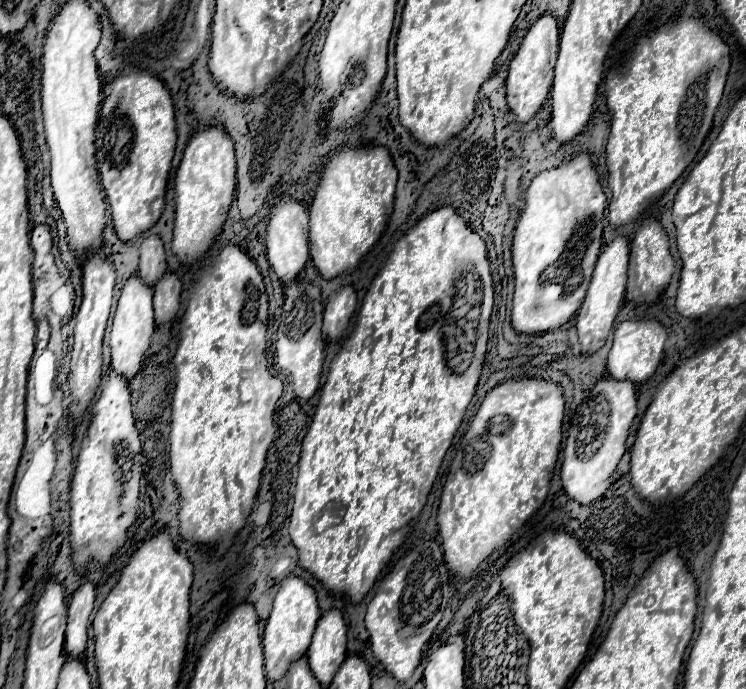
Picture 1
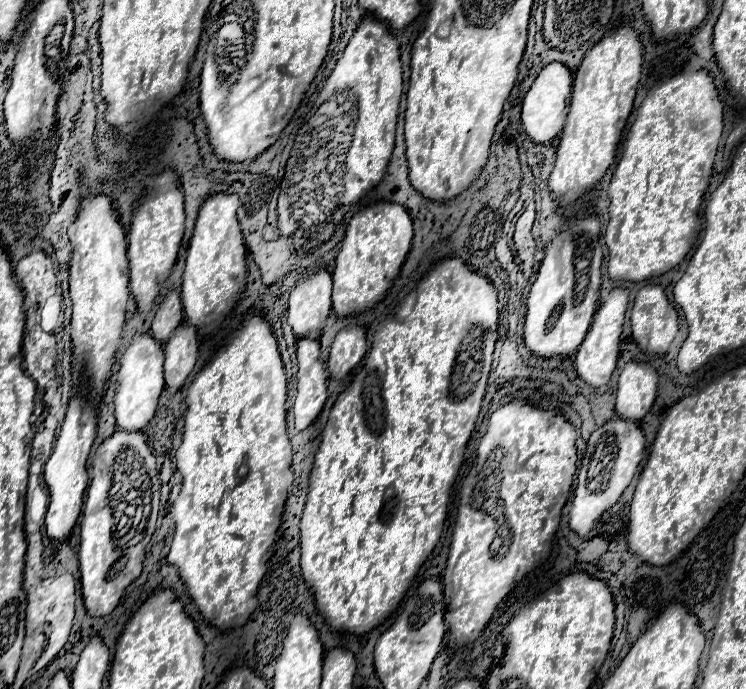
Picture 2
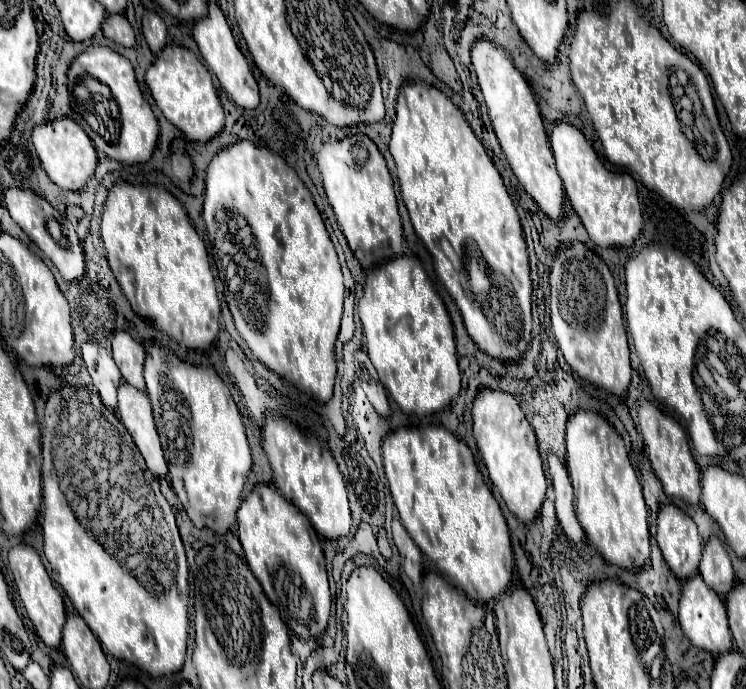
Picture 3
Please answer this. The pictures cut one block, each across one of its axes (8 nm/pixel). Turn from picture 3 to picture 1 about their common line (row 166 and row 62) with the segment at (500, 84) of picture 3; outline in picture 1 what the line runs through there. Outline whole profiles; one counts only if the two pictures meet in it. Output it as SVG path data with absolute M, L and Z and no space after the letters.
M542 16L528 30L528 34L524 36L524 42L520 44L518 54L510 62L508 80L506 80L506 88L508 88L506 98L508 98L510 110L516 114L518 122L532 120L536 116L536 112L542 108L542 104L550 92L552 78L554 78L554 62L558 56L558 40L560 40L558 36L560 36L560 30L558 30L556 18Z

